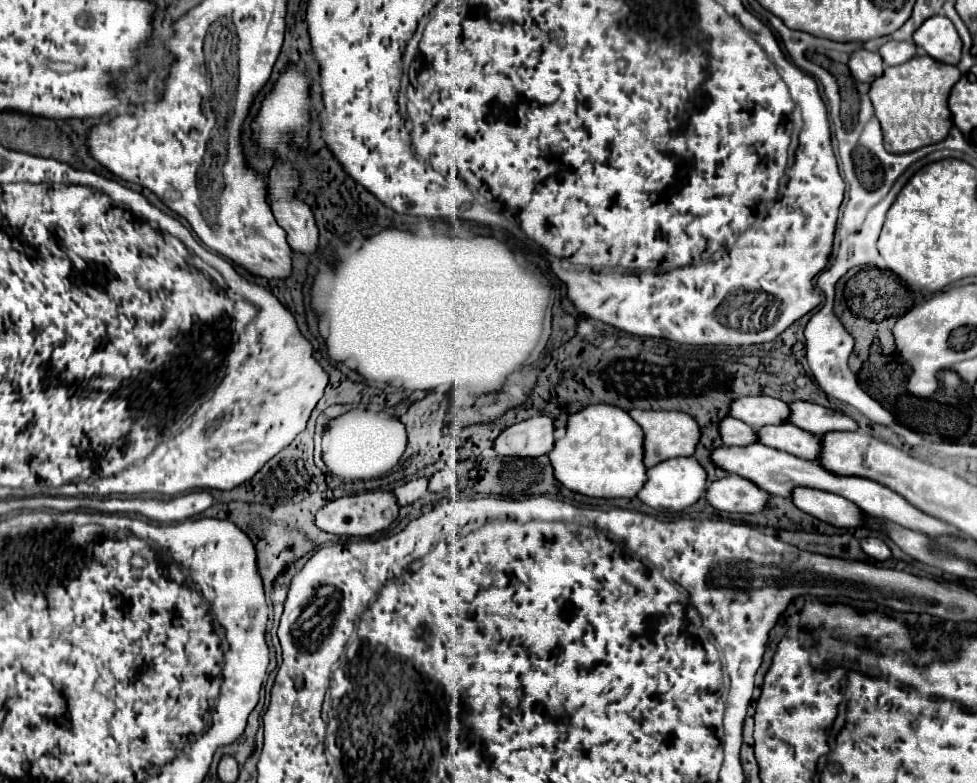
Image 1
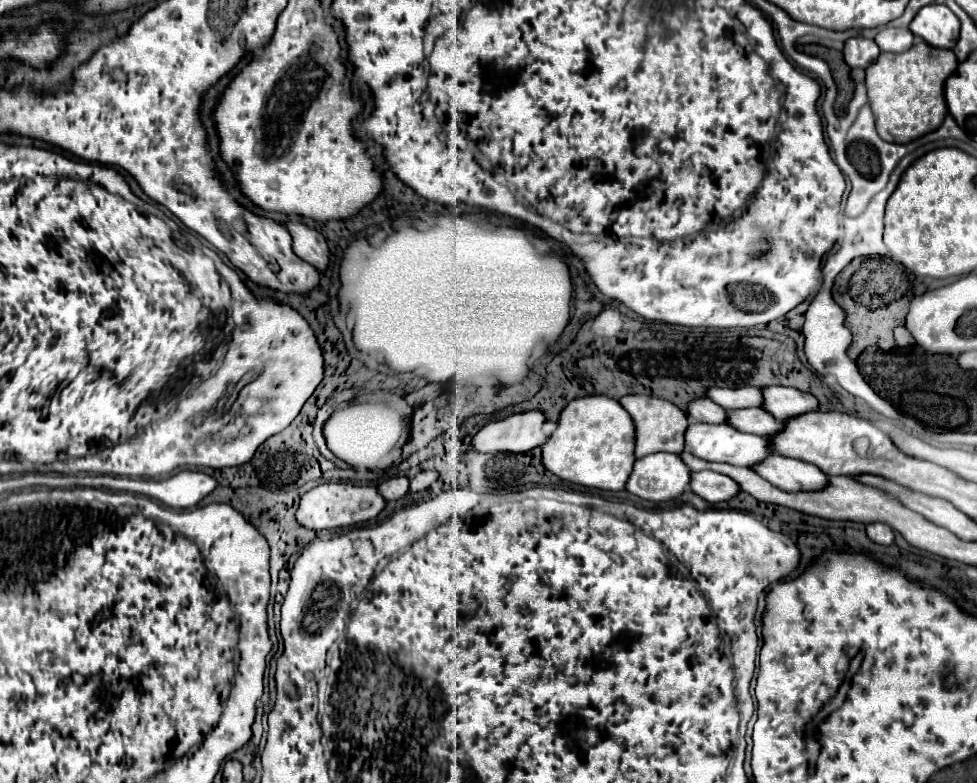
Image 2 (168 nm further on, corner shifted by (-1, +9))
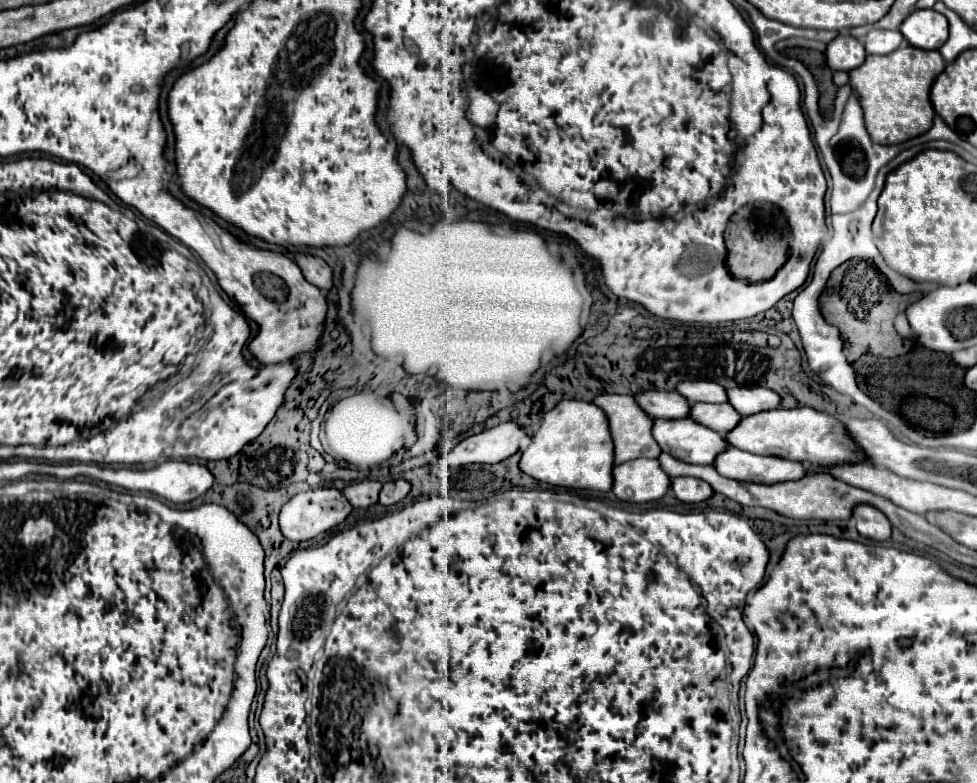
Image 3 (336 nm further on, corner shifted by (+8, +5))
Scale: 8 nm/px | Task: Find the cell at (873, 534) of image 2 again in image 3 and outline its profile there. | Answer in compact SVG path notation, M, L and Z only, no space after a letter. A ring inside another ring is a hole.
M859 503L853 507L853 519L857 525L857 531L863 537L869 537L873 541L887 541L891 537L891 523L889 519L873 505Z

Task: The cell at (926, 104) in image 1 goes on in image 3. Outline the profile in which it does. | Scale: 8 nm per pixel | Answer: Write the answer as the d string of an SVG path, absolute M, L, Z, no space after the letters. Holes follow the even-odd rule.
M901 45L889 55L867 55L861 67L849 71L849 85L859 95L865 113L865 127L875 143L903 143L931 129L935 109L929 99L929 89L943 67L945 61L939 51Z

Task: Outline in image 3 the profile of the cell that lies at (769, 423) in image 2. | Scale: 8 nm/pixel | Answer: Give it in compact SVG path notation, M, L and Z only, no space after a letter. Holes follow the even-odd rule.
M691 403L689 417L717 433L731 431L731 427L735 427L735 423L741 419L741 415L729 403Z

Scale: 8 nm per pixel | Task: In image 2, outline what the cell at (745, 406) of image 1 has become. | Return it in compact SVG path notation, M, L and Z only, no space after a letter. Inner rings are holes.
M712 387L712 389L708 389L706 397L724 409L762 407L762 403L764 403L764 395L762 395L760 387L738 387L738 389Z

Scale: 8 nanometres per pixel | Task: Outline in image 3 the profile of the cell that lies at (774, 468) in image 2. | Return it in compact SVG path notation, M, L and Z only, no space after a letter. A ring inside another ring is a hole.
M727 447L723 453L719 453L713 461L713 467L723 477L753 483L779 483L787 479L801 479L807 473L803 463L753 455L735 447Z

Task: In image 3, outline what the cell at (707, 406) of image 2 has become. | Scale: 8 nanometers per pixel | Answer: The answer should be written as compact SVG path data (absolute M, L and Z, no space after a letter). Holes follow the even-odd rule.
M639 391L635 395L637 405L649 417L661 419L681 419L687 417L689 403L677 391Z

